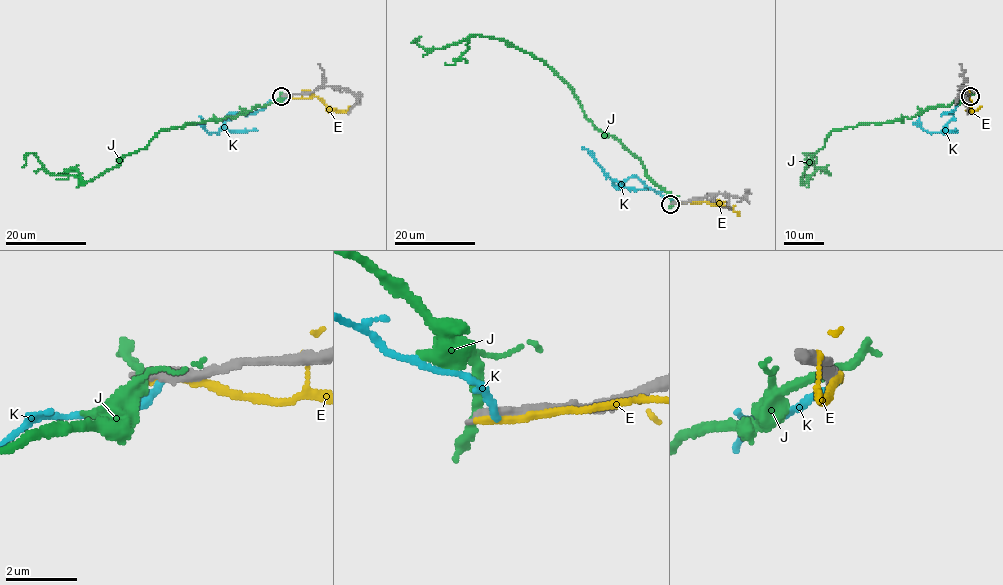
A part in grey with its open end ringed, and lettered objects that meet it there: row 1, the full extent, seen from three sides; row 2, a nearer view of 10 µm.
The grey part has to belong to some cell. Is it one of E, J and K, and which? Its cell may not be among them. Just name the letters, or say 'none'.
none

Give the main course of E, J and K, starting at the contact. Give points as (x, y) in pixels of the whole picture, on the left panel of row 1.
E: (286, 96), (298, 99), (317, 97), (328, 108), (340, 111), (345, 111), (349, 106)
J: (283, 96), (233, 118), (160, 130), (144, 148), (91, 179), (48, 172), (28, 152), (22, 166)
K: (285, 97), (247, 115), (230, 114), (218, 132), (209, 133), (202, 126), (192, 123)

